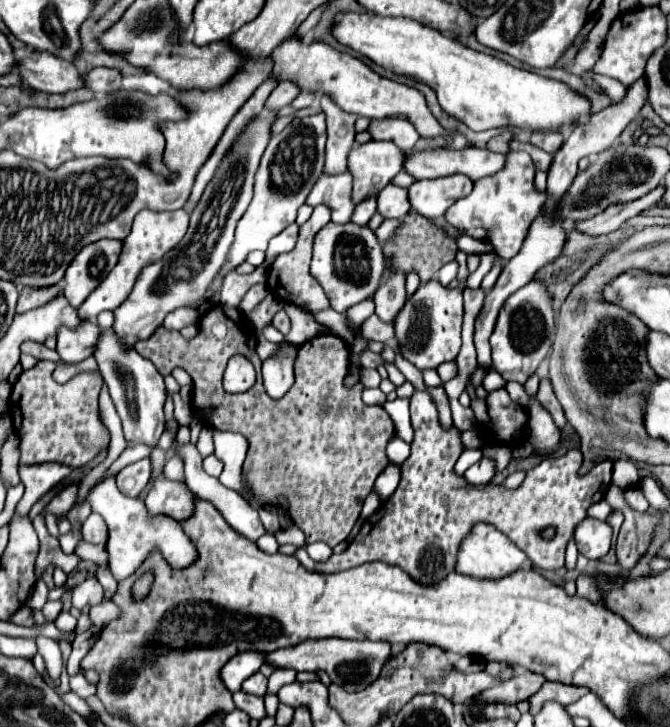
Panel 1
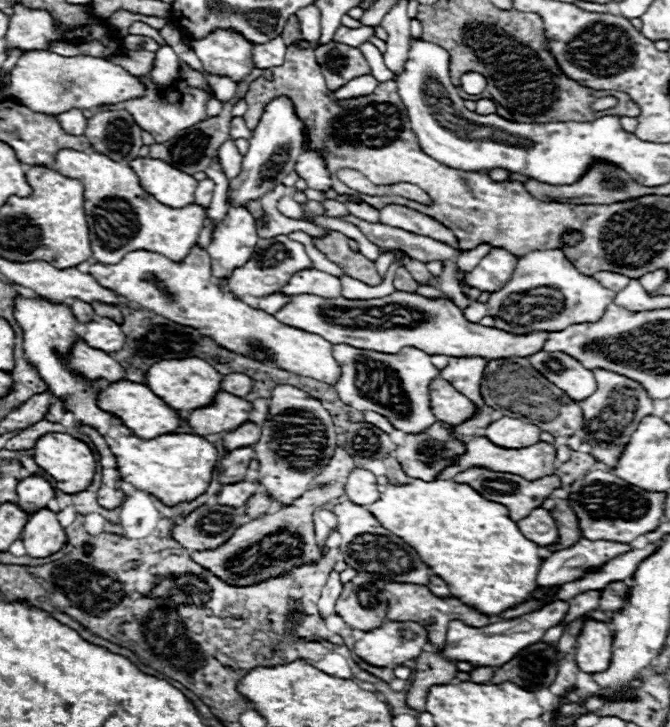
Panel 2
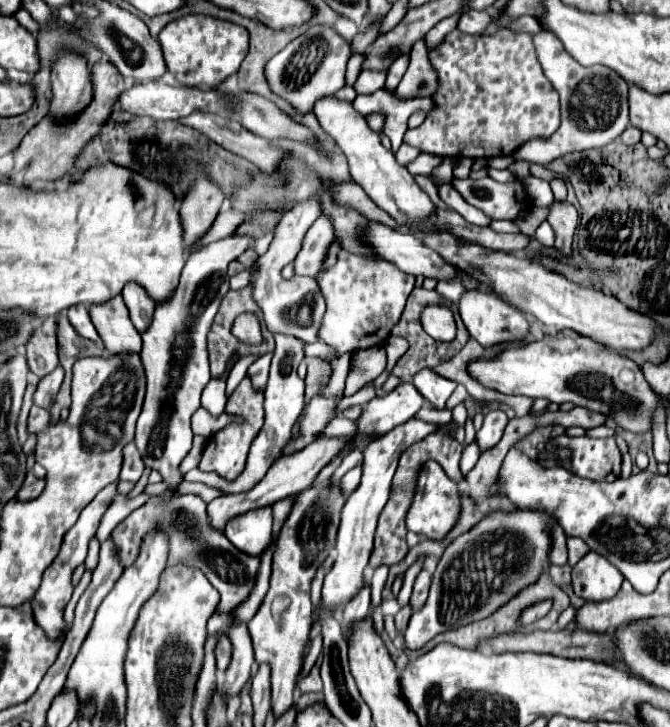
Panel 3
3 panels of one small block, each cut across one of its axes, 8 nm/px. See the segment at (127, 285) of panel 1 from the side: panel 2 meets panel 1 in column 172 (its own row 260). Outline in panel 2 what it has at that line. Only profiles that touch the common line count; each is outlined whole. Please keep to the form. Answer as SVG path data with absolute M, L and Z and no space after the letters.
M230 208L208 246L212 274L216 278L228 278L234 268L244 266L252 258L256 240L258 234L252 214L244 208Z

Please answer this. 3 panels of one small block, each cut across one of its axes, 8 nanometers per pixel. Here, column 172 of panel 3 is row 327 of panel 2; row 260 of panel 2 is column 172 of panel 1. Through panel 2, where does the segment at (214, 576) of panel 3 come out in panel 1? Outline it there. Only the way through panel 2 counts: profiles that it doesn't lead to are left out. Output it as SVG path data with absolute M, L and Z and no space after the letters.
M106 478L102 484L98 484L90 492L88 502L92 510L98 512L108 524L110 534L108 534L106 550L110 554L110 572L118 582L132 576L154 550L162 552L162 558L170 564L170 568L188 568L198 560L198 550L194 542L182 532L178 520L166 514L150 516L146 504L140 498L128 498L120 494L118 486L114 484L114 478Z

